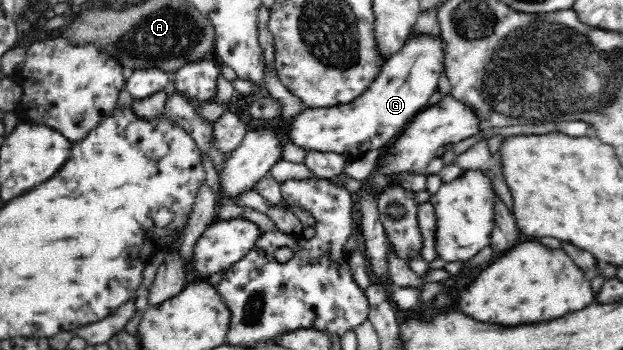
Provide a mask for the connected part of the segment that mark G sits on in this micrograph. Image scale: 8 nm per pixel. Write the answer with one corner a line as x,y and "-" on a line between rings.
411,34
406,45
395,54
388,57
382,67
382,73
370,85
366,92
356,97
352,103
338,104
334,107
311,108
307,107
302,113
297,113
288,123
280,119
280,127
276,123
279,137
284,143
291,143
308,152
338,153
346,158
358,157
372,150
384,151
391,145
409,123
420,112
428,108
430,96
438,91
438,81
443,73
443,59
441,59
441,41
433,34

